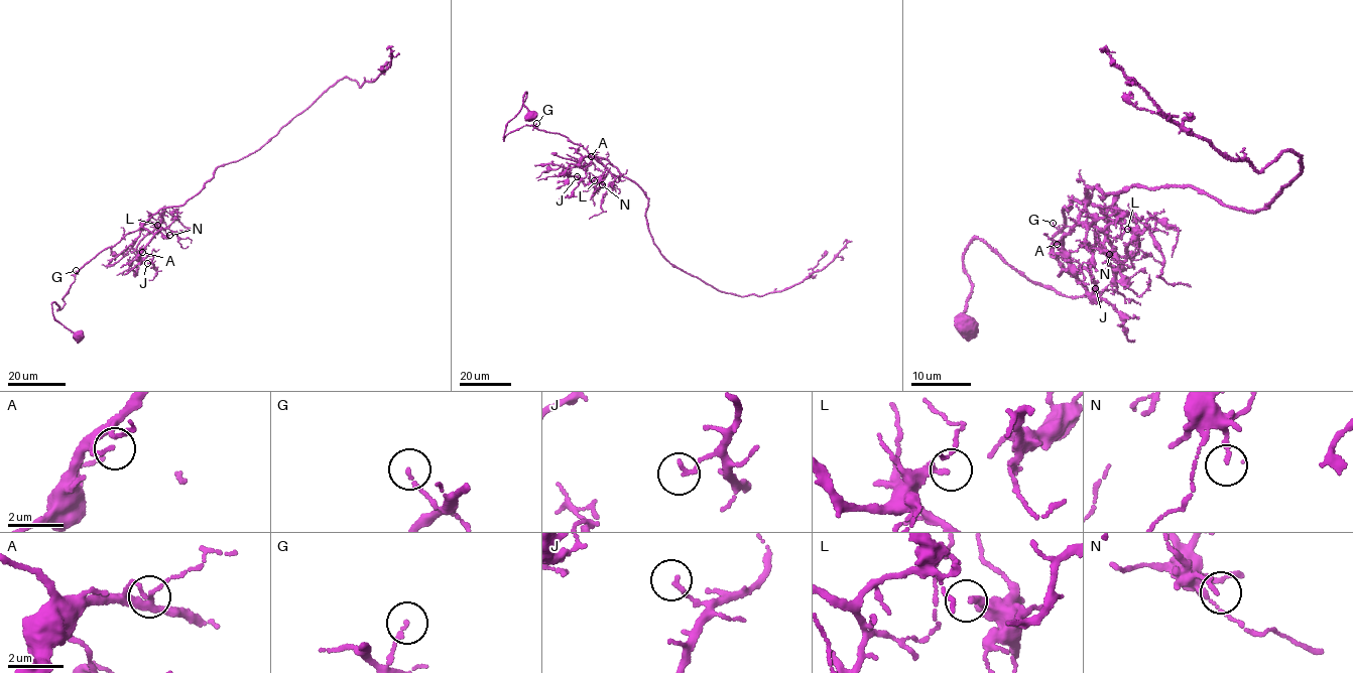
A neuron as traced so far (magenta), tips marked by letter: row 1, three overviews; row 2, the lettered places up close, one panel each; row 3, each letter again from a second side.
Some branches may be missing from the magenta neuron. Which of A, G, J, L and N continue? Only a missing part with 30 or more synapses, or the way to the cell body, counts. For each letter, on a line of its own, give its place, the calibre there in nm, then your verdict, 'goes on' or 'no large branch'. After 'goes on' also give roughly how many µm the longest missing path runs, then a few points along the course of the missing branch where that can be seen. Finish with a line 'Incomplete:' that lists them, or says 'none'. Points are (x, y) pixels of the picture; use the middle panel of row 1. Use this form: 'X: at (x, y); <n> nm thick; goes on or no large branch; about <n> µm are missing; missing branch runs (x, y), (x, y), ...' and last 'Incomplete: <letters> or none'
A: at (591, 156); 120 nm thick; no large branch
G: at (536, 123); 140 nm thick; no large branch
J: at (577, 176); 150 nm thick; no large branch
L: at (594, 180); 130 nm thick; no large branch
N: at (602, 184); 150 nm thick; no large branch
Incomplete: none

